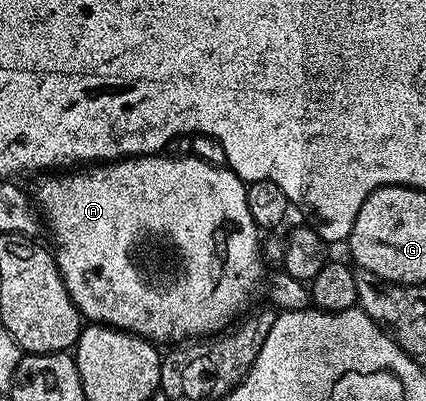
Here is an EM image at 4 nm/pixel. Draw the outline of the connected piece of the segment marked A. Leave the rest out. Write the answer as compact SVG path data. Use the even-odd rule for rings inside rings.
M152 154L129 156L122 160L87 166L82 170L67 170L62 174L47 174L40 180L43 181L33 191L33 200L41 213L46 231L47 228L51 231L51 240L55 243L55 265L59 267L59 273L65 282L65 290L84 321L105 324L108 328L120 328L122 332L144 336L146 340L164 346L170 340L187 342L192 338L213 337L230 329L248 311L247 303L259 288L265 260L261 255L261 239L259 240L261 229L253 222L253 214L249 214L247 184L230 168L201 162L192 155Z

